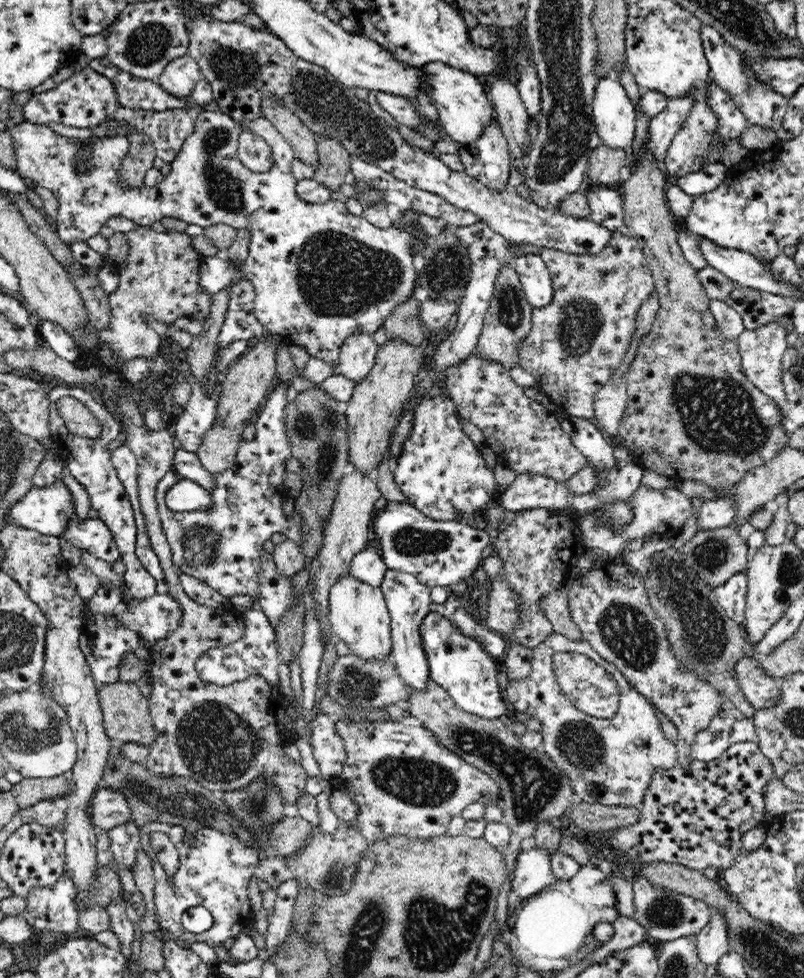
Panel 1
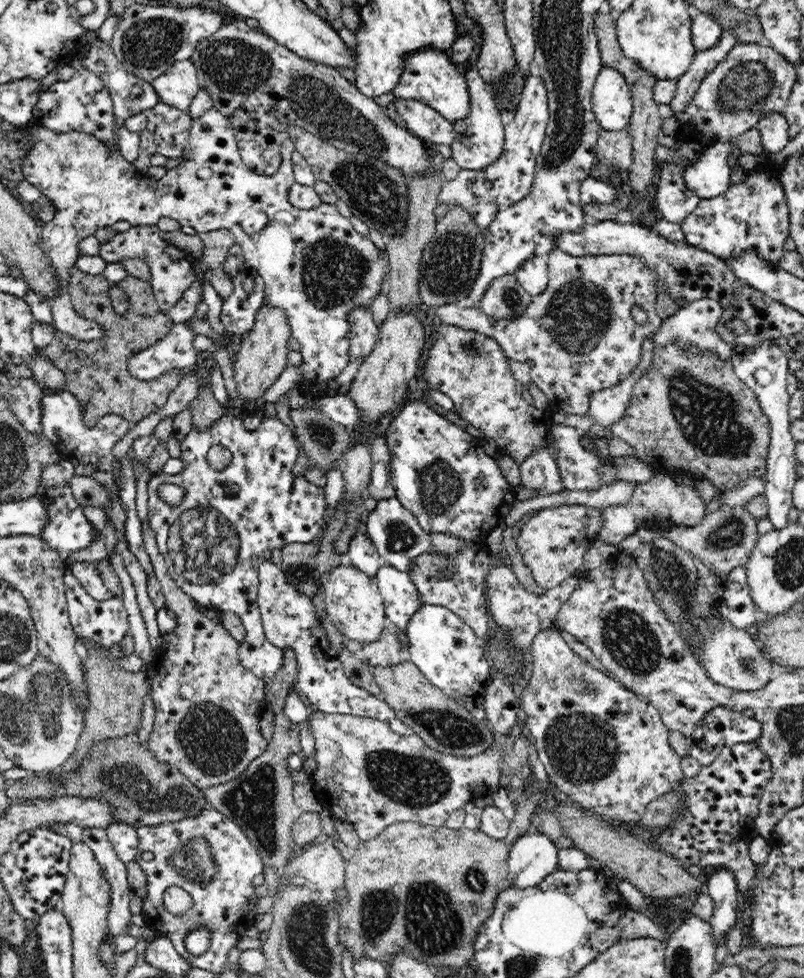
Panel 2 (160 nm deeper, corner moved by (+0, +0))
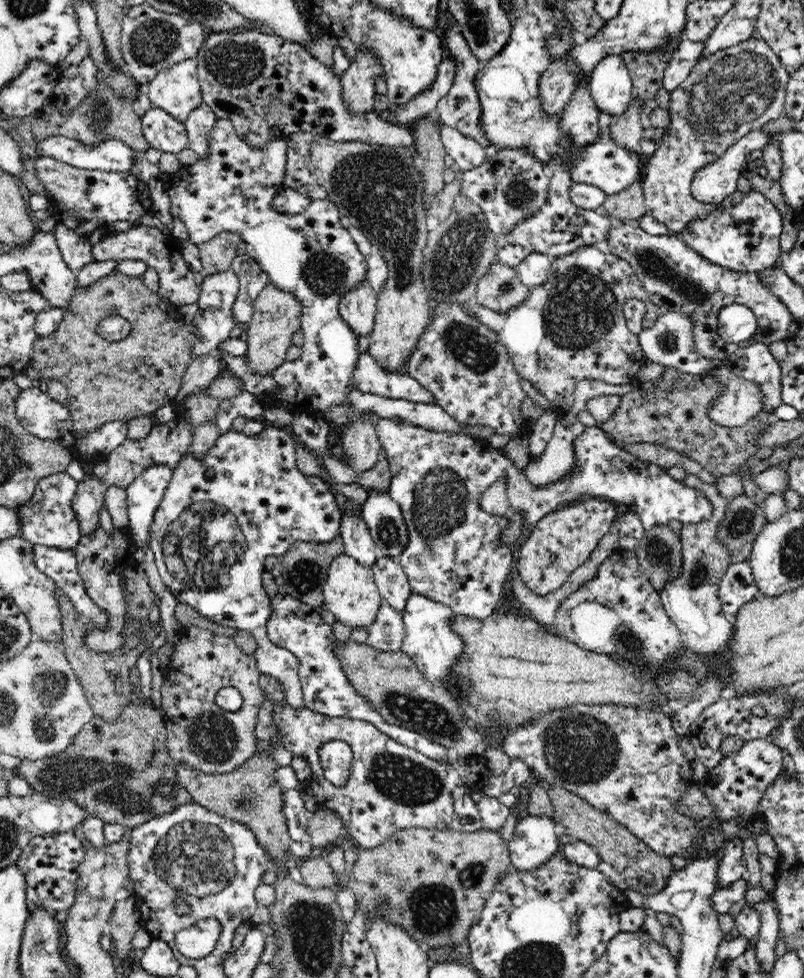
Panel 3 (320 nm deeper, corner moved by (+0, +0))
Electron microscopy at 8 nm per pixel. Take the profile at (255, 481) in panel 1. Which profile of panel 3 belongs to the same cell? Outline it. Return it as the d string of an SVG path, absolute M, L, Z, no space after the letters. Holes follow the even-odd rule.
M266 428L258 436L244 436L242 432L220 434L214 446L198 457L187 451L166 486L162 502L150 522L151 549L161 580L179 602L185 602L206 620L223 626L247 629L257 641L254 658L258 671L276 677L284 689L285 699L293 708L304 708L298 657L280 649L269 638L266 622L272 614L272 601L262 587L264 558L280 558L296 541L322 544L332 542L339 534L340 508L329 486L321 478L305 476L296 467L296 440L280 428Z

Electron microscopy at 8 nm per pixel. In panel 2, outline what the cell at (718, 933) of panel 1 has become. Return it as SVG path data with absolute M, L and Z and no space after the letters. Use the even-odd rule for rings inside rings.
M730 869L716 870L704 879L705 892L714 899L714 910L708 923L712 927L712 937L719 945L719 940L730 931L734 924L739 924L740 887L736 875Z

